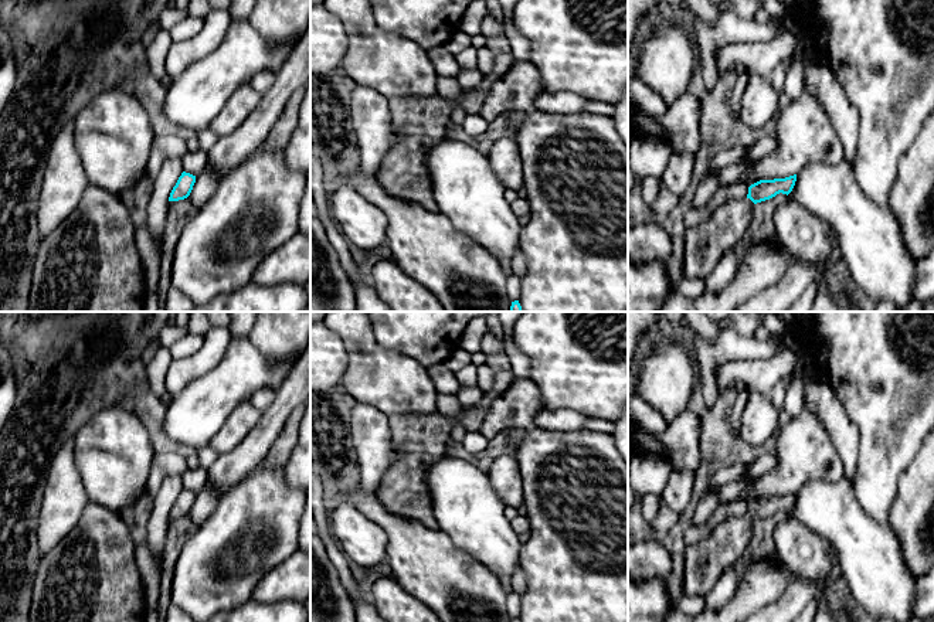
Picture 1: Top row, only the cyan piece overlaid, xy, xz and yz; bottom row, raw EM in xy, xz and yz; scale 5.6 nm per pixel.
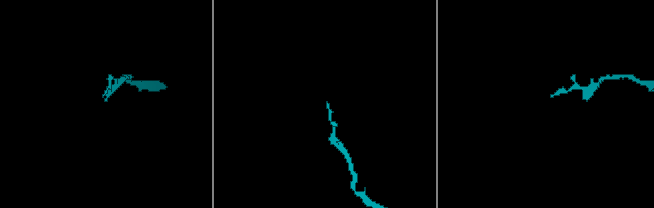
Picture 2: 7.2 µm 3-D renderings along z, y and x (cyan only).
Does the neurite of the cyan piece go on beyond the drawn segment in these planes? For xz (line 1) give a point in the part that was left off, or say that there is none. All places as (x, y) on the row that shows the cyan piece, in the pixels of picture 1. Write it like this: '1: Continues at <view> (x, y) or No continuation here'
1: No continuation here

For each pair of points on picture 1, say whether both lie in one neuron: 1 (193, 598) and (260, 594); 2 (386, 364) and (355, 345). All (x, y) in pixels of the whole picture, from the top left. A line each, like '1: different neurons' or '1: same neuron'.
1: different neurons
2: same neuron

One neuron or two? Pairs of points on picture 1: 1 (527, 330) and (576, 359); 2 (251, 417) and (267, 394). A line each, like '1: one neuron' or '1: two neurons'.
1: one neuron
2: two neurons

